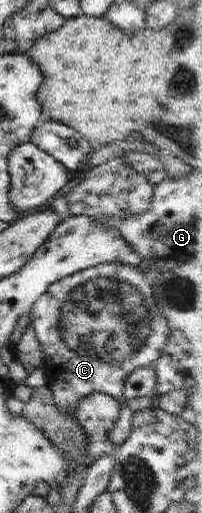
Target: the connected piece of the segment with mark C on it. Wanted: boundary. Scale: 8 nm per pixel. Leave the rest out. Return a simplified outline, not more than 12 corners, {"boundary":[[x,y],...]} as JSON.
{"boundary":[[104,262],[31,309],[56,405],[105,393],[132,429],[125,379],[164,351],[145,271]]}

